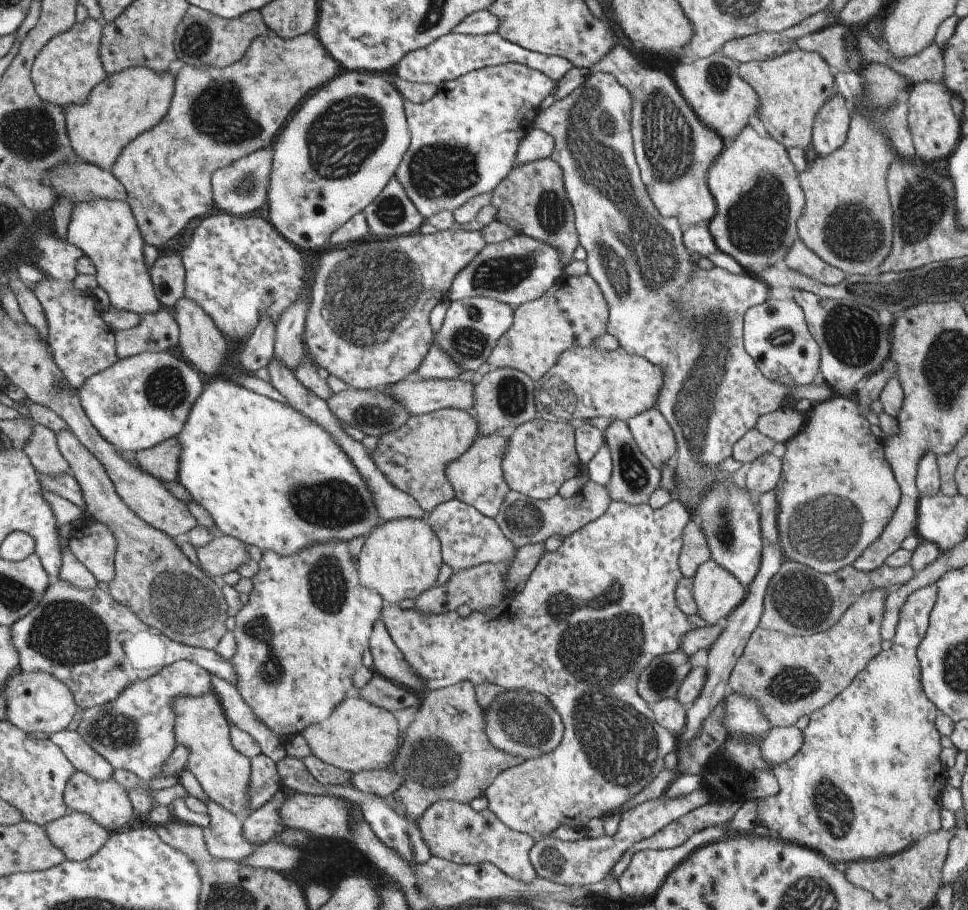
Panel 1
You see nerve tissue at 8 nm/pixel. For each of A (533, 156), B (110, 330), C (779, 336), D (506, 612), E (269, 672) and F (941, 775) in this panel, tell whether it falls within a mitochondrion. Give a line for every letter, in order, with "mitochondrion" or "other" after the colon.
A: other
B: other
C: mitochondrion
D: other
E: mitochondrion
F: other

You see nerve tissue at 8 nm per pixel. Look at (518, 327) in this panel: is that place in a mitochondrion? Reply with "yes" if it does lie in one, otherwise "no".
no

